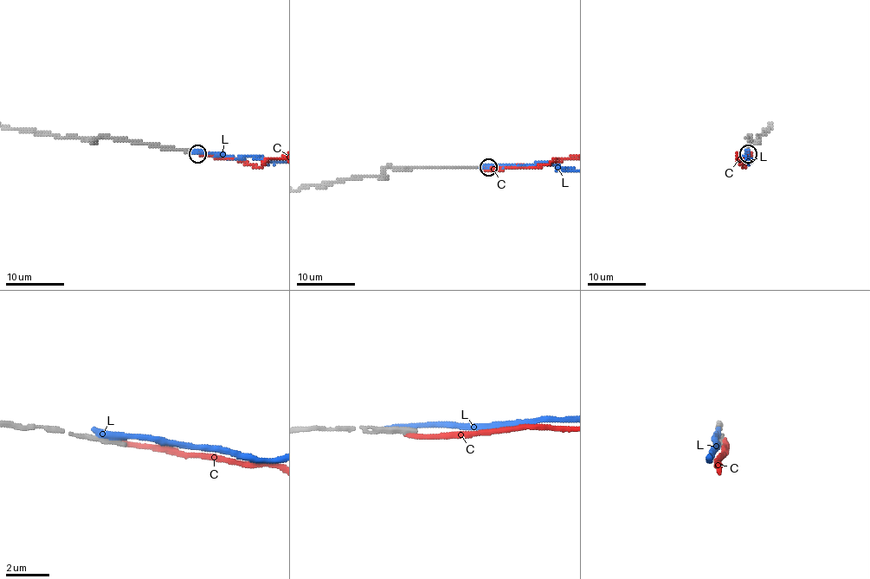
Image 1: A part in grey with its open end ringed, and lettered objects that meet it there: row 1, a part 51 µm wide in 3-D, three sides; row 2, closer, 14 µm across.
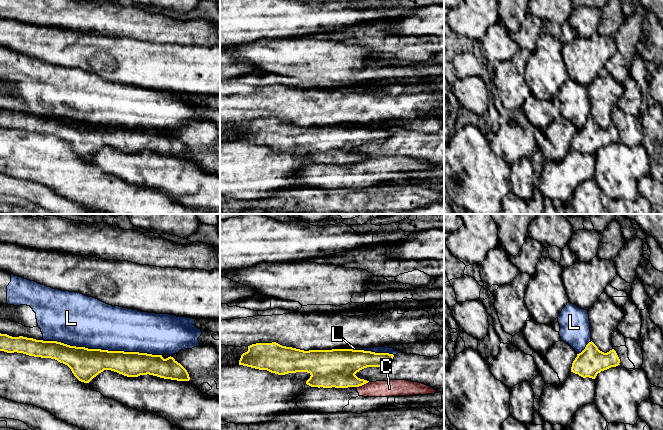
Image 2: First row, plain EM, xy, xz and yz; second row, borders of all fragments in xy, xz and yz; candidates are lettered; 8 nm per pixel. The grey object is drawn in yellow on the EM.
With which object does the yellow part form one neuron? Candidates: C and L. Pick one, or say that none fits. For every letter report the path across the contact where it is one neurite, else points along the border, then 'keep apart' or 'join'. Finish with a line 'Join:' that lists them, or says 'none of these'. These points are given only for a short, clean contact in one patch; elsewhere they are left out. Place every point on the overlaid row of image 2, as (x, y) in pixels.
C: border along xz (368, 381), (357, 387); keep apart
L: keep apart
Join: none of these

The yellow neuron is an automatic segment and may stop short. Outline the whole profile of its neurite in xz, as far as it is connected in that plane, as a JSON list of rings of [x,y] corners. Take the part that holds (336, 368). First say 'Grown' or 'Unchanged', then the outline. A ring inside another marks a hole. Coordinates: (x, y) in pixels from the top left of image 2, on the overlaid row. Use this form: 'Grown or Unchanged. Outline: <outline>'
Unchanged. Outline: [[[272,342],[256,343],[248,346],[248,351],[241,355],[239,365],[259,370],[267,370],[278,375],[307,372],[311,376],[306,381],[306,384],[311,387],[348,388],[359,387],[369,382],[358,378],[355,375],[357,372],[367,367],[382,367],[384,364],[390,362],[393,357],[394,355],[389,353],[375,353],[353,349],[304,351]]]

